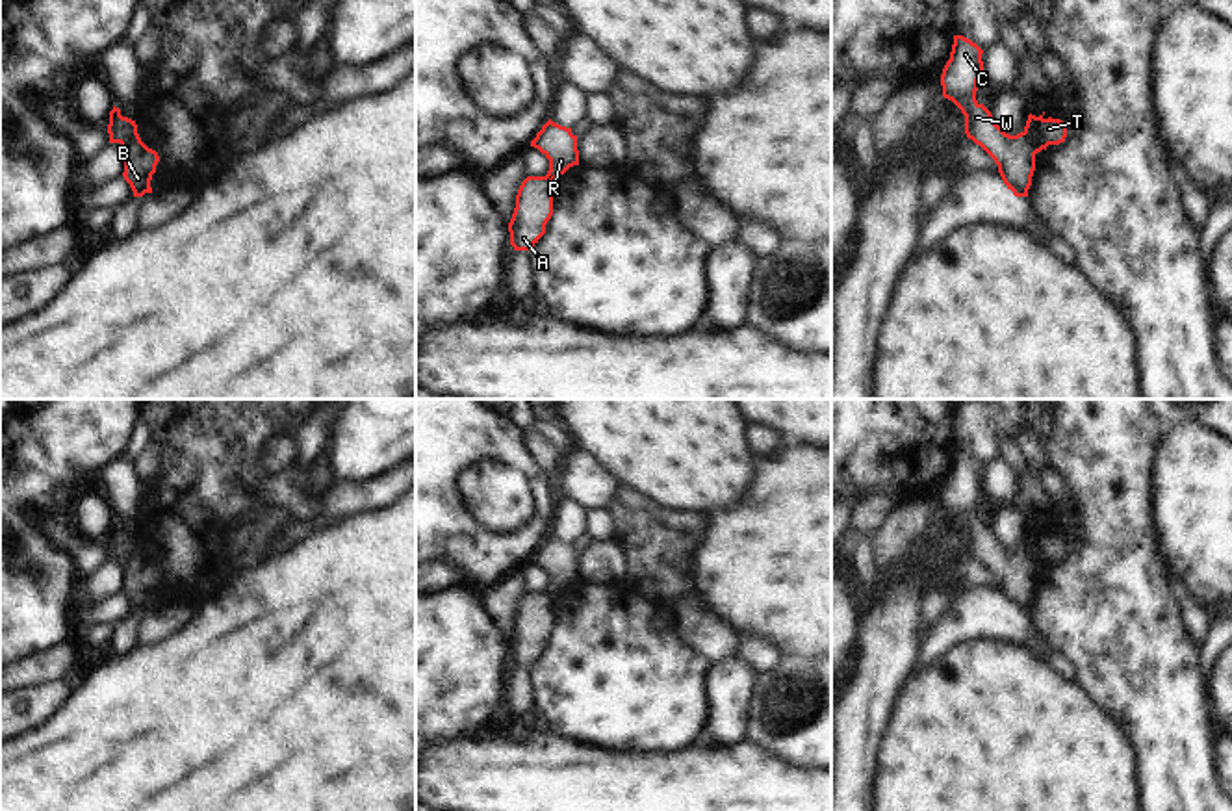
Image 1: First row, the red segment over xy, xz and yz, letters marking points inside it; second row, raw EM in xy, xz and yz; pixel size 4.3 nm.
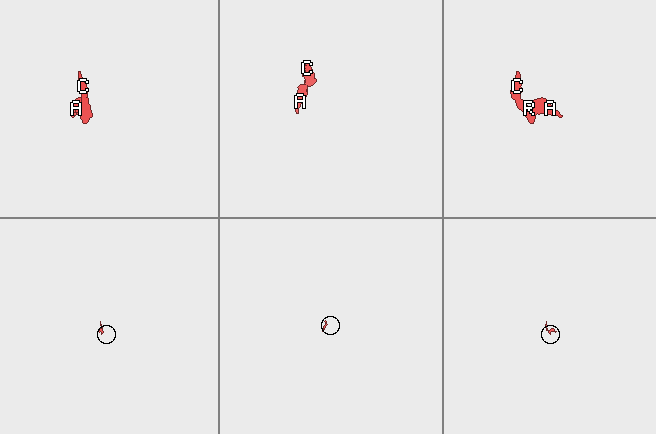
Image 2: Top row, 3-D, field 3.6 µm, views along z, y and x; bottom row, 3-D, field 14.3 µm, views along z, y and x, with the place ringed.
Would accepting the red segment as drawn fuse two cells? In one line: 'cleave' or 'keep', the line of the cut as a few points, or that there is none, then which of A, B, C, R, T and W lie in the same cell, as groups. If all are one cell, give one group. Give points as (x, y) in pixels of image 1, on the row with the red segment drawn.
cleave; cut in yz along (1023, 132), (1034, 154); A T / B C R W

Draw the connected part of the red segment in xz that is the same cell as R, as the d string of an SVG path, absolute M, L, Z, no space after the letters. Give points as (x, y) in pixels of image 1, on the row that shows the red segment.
M551 119L531 141L531 147L538 148L549 160L549 171L545 174L549 180L579 165L577 135L571 134L571 128L560 126Z

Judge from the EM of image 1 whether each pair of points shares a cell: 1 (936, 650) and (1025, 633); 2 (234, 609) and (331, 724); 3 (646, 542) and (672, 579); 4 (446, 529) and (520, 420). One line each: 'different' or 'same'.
1: same
2: same
3: same
4: different

